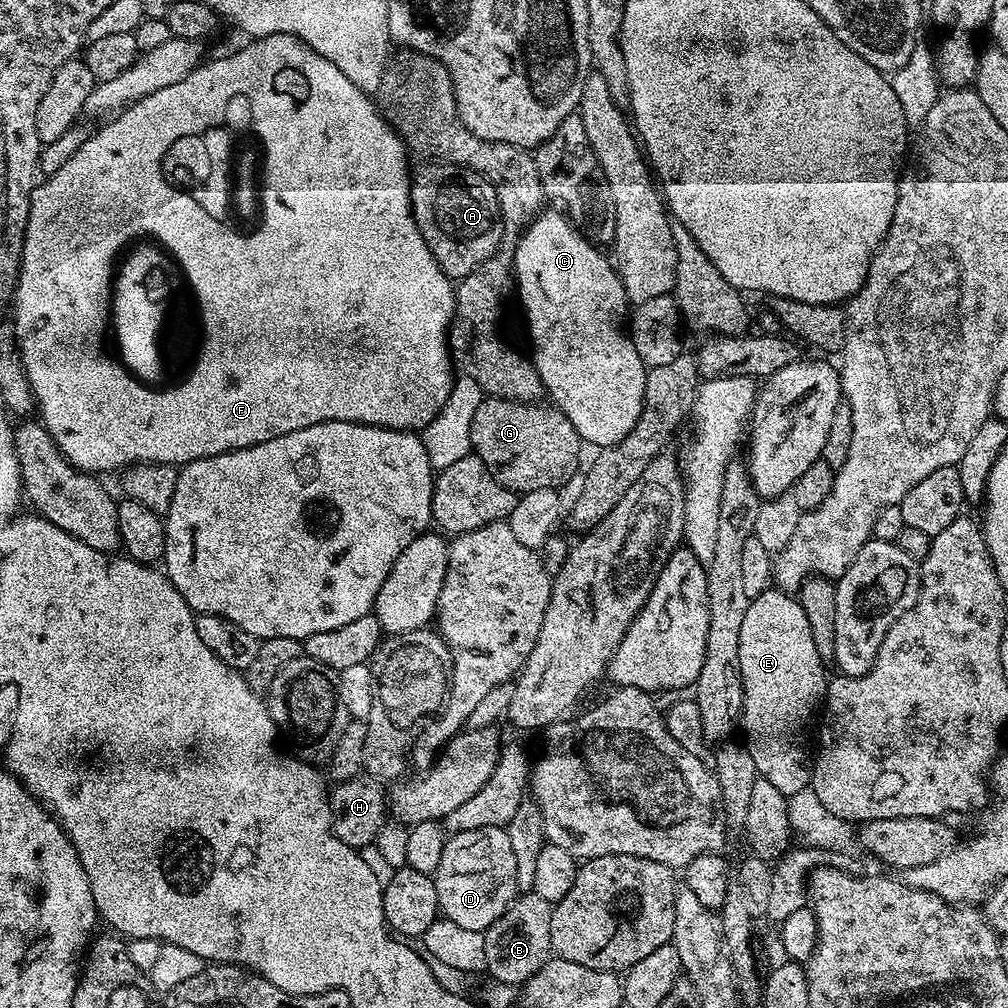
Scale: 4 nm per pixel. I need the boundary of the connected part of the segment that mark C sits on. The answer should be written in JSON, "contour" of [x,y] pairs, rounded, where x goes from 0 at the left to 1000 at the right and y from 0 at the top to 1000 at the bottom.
{"contour":[[[545,208],[537,209],[536,213],[532,215],[531,218],[528,219],[527,222],[524,223],[523,226],[520,227],[519,232],[516,233],[516,239],[514,240],[514,244],[512,245],[512,265],[510,267],[510,282],[514,287],[514,294],[516,290],[516,302],[520,305],[520,313],[524,316],[524,333],[528,336],[528,345],[529,349],[526,349],[526,356],[529,361],[532,362],[532,366],[534,367],[534,371],[536,372],[536,377],[540,381],[540,388],[546,394],[548,392],[547,400],[551,402],[551,404],[555,405],[556,410],[562,415],[565,415],[565,419],[569,423],[569,427],[573,427],[573,431],[575,432],[576,438],[580,441],[583,440],[591,440],[590,443],[592,445],[603,444],[607,440],[611,440],[617,435],[621,435],[621,431],[625,431],[629,427],[629,423],[633,419],[633,415],[637,411],[637,407],[639,406],[639,392],[641,391],[641,375],[643,374],[643,366],[640,365],[639,360],[637,359],[637,355],[633,355],[633,347],[629,347],[629,343],[627,342],[626,332],[621,328],[621,314],[625,310],[625,299],[623,297],[623,293],[621,292],[621,288],[617,284],[617,280],[615,279],[615,272],[611,269],[610,261],[606,257],[603,258],[598,254],[596,247],[592,245],[592,243],[588,242],[586,238],[583,238],[578,230],[575,229],[574,226],[571,225],[570,222],[567,221],[566,218],[563,217],[563,213],[559,209],[551,208],[552,210],[544,210]]]}

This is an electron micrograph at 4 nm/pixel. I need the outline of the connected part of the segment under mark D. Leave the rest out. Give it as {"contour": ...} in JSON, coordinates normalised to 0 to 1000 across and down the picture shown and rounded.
{"contour":[[[464,821],[461,825],[447,826],[440,834],[438,851],[435,854],[431,872],[439,912],[450,915],[461,923],[480,926],[514,888],[510,843],[506,843],[503,824],[500,821]]]}

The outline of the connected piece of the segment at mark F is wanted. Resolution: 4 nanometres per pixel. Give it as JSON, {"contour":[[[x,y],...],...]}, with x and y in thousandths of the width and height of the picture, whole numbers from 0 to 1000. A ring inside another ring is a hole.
{"contour":[[[268,34],[255,36],[243,48],[230,52],[227,56],[218,56],[215,60],[207,59],[200,62],[181,81],[173,81],[173,85],[165,85],[155,89],[148,95],[142,96],[135,102],[128,103],[110,116],[108,123],[92,130],[87,139],[77,146],[75,152],[61,168],[49,174],[43,181],[37,182],[32,189],[30,200],[30,216],[26,224],[26,240],[22,252],[22,268],[20,282],[16,285],[14,303],[16,302],[17,339],[20,345],[21,359],[24,361],[25,373],[32,384],[35,404],[38,406],[39,416],[48,427],[52,438],[60,443],[61,450],[80,468],[100,470],[122,466],[133,460],[169,460],[182,462],[192,458],[196,454],[208,454],[221,448],[231,448],[244,442],[252,442],[256,438],[268,438],[268,435],[276,435],[280,431],[288,431],[292,427],[300,427],[309,421],[317,421],[320,417],[334,417],[335,419],[351,419],[352,421],[369,421],[372,425],[394,425],[400,429],[419,427],[436,411],[442,395],[448,390],[450,368],[444,358],[444,341],[440,338],[440,328],[444,325],[444,316],[449,316],[452,309],[452,292],[449,279],[438,268],[431,252],[423,244],[419,232],[409,215],[409,180],[407,178],[406,156],[403,154],[403,144],[388,123],[381,120],[377,114],[370,96],[361,91],[331,62],[327,62],[315,54],[294,36],[288,34]],[[234,99],[242,102],[245,114],[252,121],[252,126],[258,130],[258,135],[266,139],[266,222],[262,222],[262,230],[258,234],[250,234],[250,238],[238,238],[238,234],[230,234],[230,230],[222,230],[218,226],[218,131],[214,128],[222,115],[235,114]],[[202,131],[202,139],[206,142],[206,155],[190,155],[190,135],[198,135]]]}

